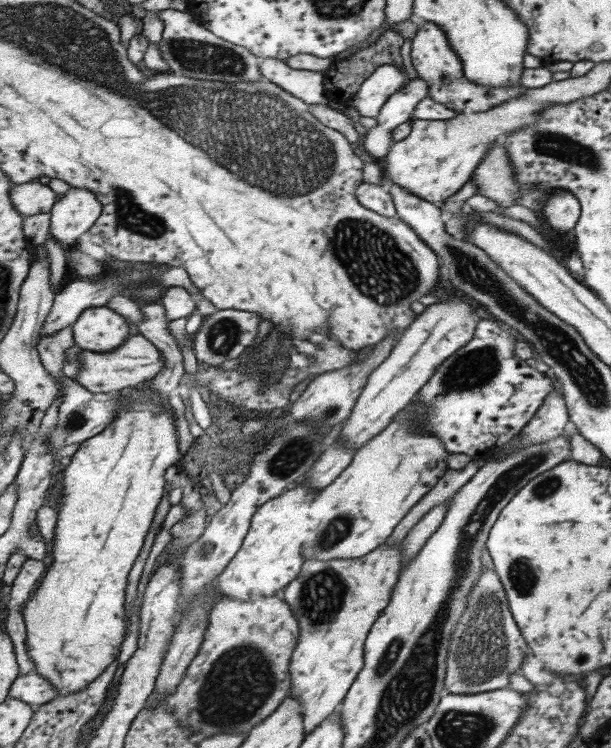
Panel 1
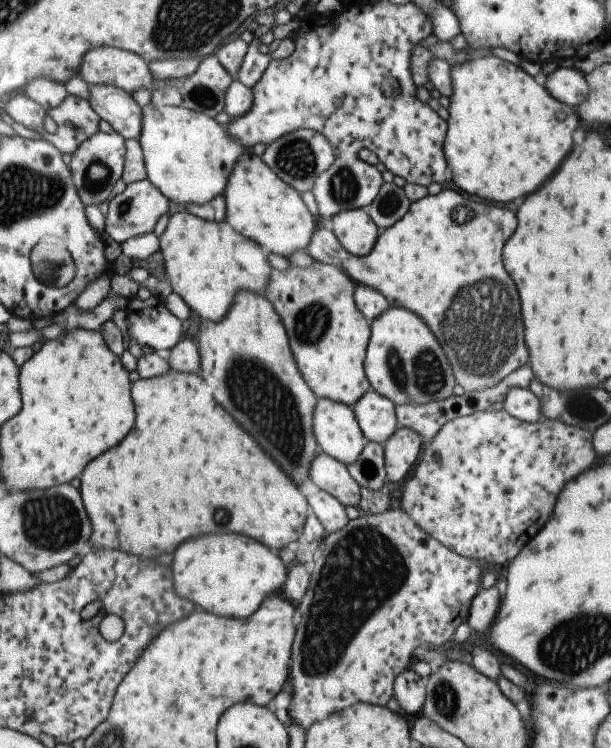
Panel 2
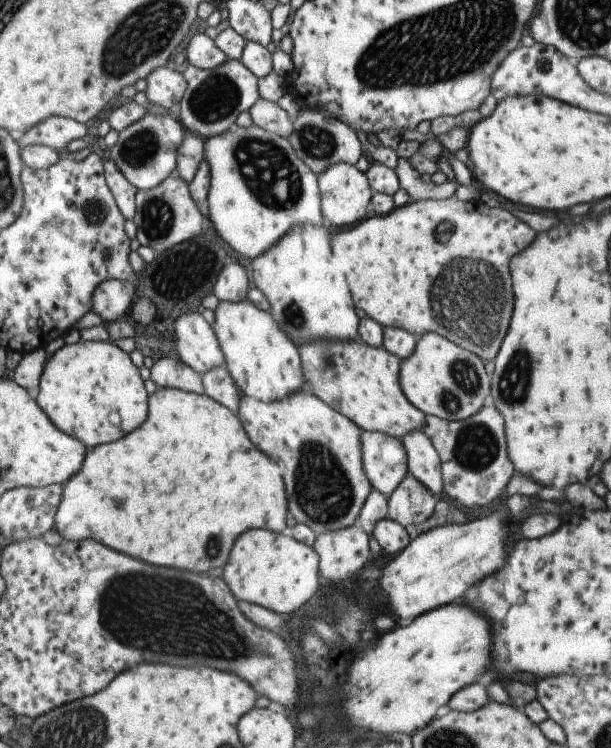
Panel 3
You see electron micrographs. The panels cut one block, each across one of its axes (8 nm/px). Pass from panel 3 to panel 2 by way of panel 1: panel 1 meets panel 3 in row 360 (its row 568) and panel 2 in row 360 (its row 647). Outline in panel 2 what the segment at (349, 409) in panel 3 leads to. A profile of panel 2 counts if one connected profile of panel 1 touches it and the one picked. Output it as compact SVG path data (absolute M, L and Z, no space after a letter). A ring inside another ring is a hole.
M317 261L310 268L291 265L287 270L274 270L265 292L291 334L292 350L311 390L318 399L351 406L372 389L366 374L366 357L373 324L357 307L356 288L357 284L343 270Z

